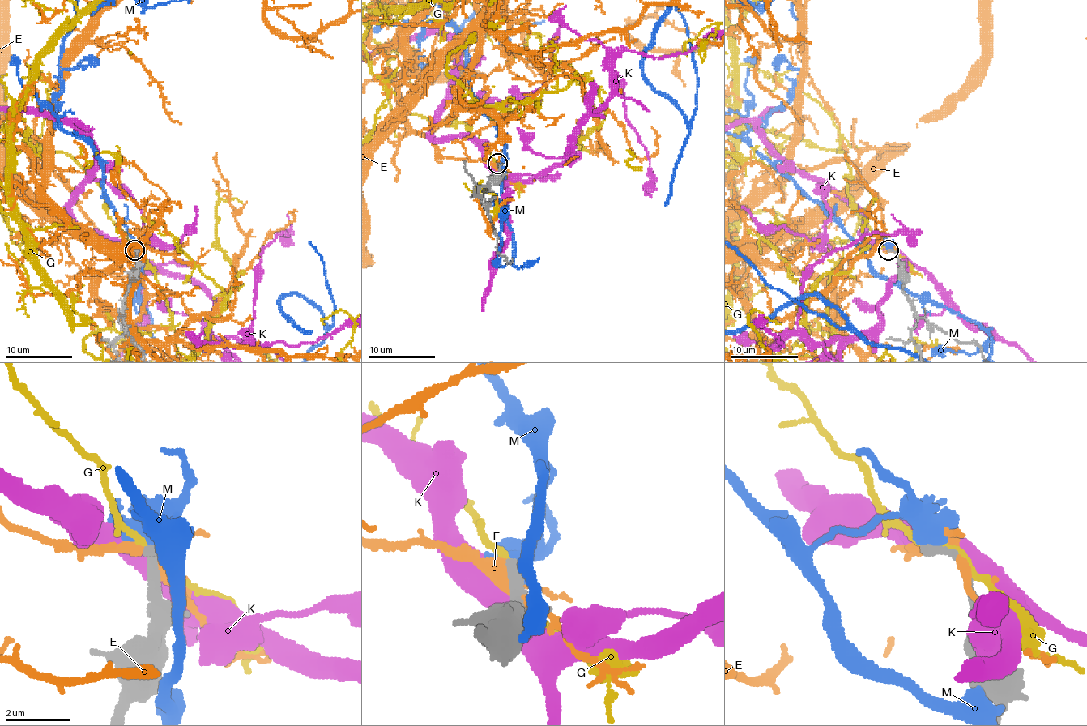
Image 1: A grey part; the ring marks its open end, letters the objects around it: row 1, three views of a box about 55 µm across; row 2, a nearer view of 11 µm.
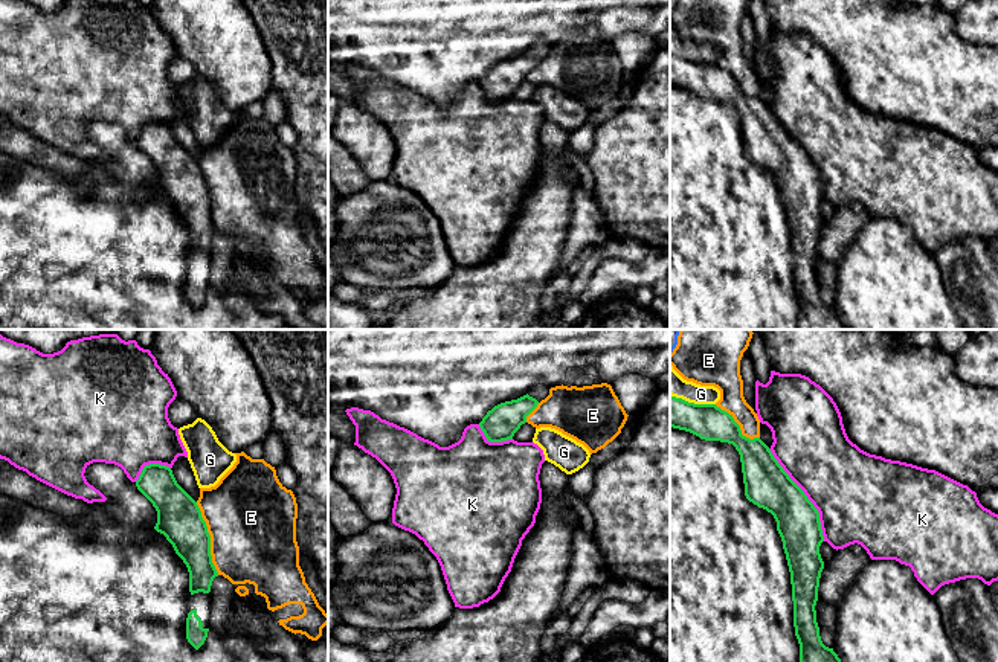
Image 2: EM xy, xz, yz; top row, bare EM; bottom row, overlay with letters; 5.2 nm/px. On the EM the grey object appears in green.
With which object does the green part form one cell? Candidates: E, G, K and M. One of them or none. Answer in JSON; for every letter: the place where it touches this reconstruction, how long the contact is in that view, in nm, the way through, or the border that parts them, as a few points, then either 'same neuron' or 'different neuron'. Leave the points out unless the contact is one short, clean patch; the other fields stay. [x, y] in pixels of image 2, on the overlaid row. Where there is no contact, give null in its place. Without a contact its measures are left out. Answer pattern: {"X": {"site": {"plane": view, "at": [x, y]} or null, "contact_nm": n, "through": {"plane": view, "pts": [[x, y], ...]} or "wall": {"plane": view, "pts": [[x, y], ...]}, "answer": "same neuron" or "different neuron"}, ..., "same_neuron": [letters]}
{"E": {"site": {"plane": "xy", "at": [209, 539]}, "contact_nm": 400, "answer": "different neuron"}, "G": {"site": {"plane": "yz", "at": [693, 403]}, "contact_nm": 240, "answer": "different neuron"}, "K": {"site": {"plane": "yz", "at": [804, 494]}, "contact_nm": 550, "answer": "different neuron"}, "M": {"site": null, "answer": "different neuron"}, "same_neuron": []}

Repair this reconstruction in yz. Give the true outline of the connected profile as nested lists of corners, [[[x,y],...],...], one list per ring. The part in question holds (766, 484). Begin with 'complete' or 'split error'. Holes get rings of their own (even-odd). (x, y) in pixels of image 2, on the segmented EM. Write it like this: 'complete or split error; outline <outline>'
complete; outline [[[670,395],[670,427],[705,441],[728,442],[740,455],[745,496],[771,513],[786,554],[794,601],[794,627],[800,662],[841,662],[823,644],[816,622],[816,601],[824,561],[819,513],[804,491],[789,477],[769,447],[742,435],[732,415],[716,404],[694,404]]]

